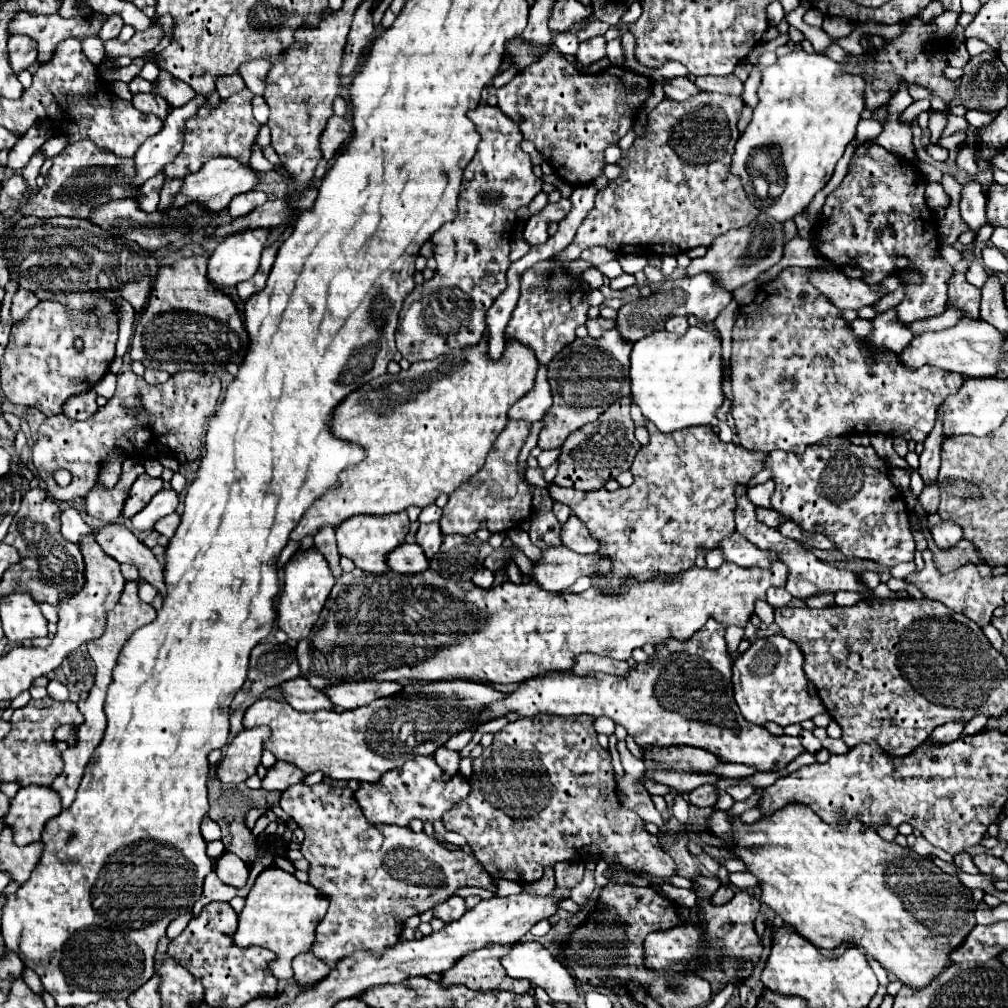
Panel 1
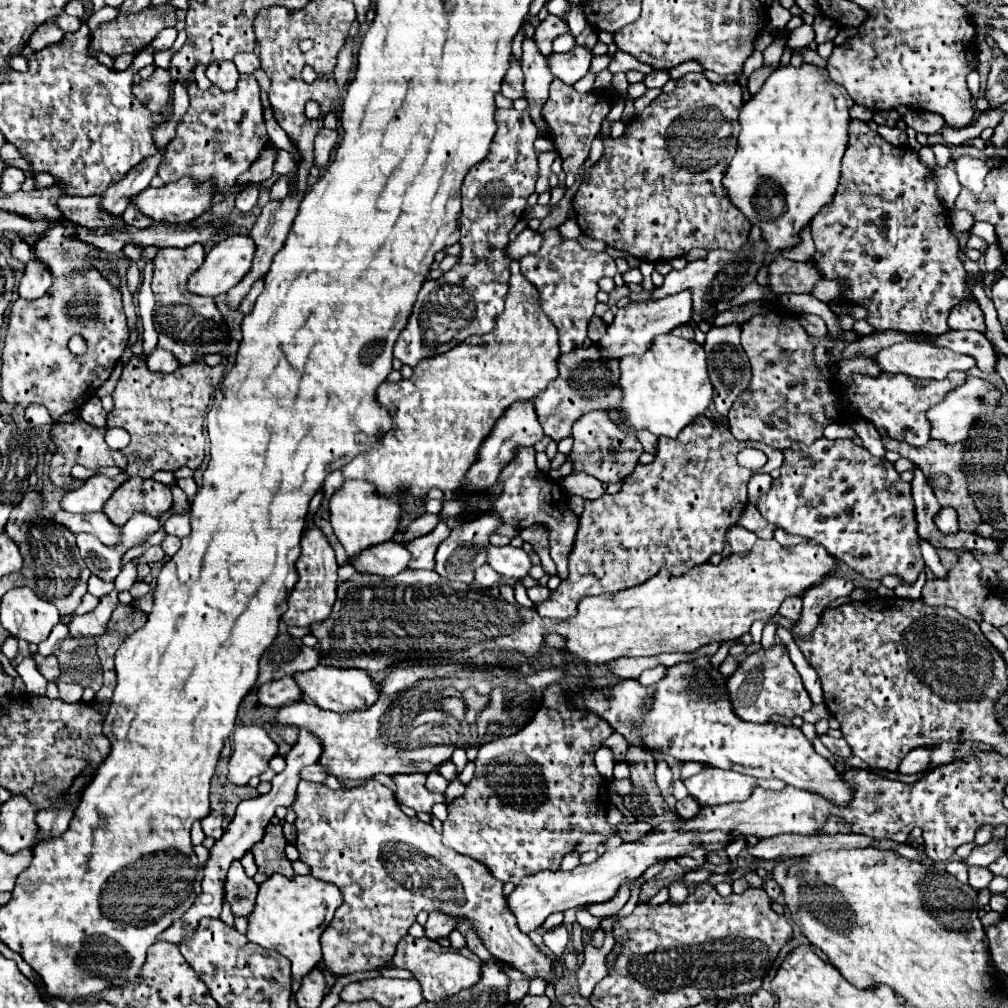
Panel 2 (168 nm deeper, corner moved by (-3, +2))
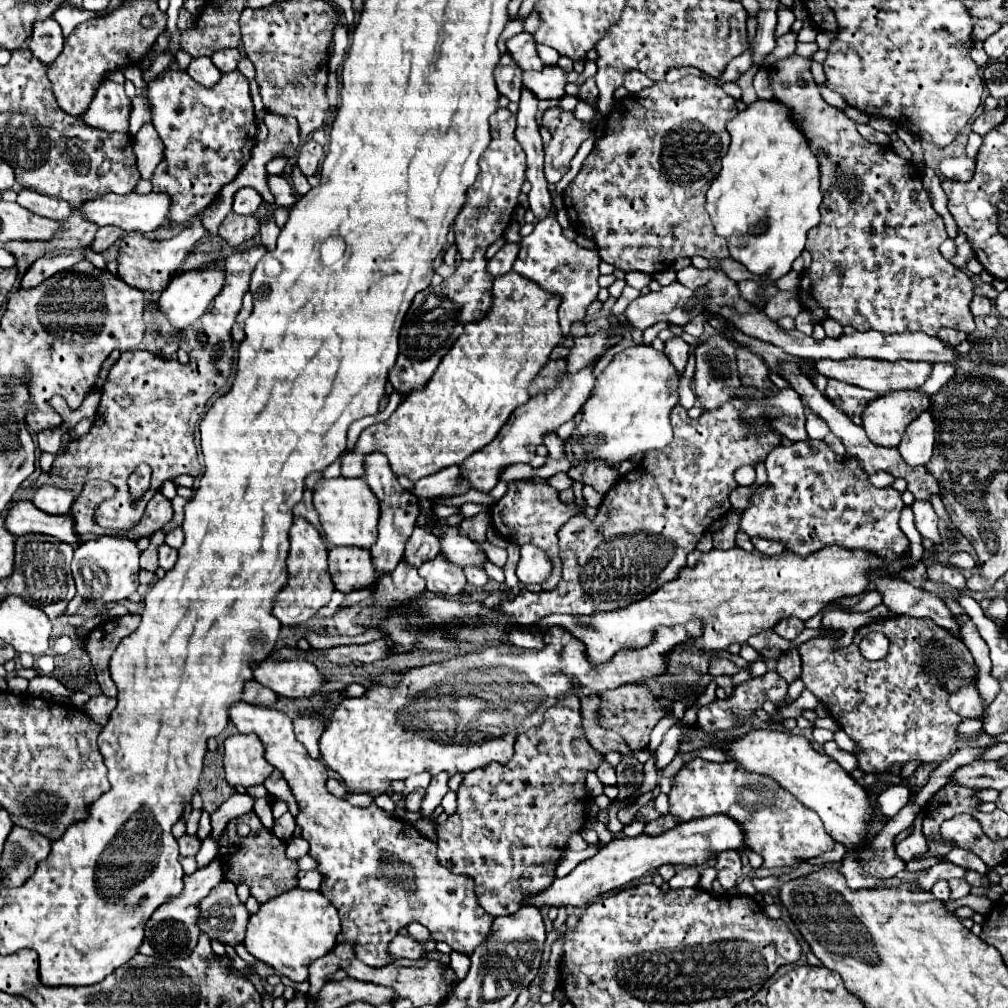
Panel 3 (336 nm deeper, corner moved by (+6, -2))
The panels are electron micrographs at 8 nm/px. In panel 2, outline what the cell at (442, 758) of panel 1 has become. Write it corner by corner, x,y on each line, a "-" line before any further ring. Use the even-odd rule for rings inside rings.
435,769
435,771
431,771
431,773
427,775
427,789
429,789
429,791
445,793
447,785
449,785
449,781
439,773
439,769

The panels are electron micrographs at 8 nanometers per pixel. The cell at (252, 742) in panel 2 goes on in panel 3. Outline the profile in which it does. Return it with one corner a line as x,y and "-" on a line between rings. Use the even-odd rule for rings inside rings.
232,735
224,741
224,771
226,781
236,787
252,787
266,781
274,771
264,757
264,745
256,735

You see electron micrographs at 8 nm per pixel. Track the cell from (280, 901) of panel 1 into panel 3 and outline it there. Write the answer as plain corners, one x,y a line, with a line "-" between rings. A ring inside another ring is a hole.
292,889
292,893
282,893
280,897
260,905
260,911
256,915
250,915
248,929
246,929
246,949
256,959
268,963
272,969
276,969
280,975
286,975
294,983
302,983
308,979
308,967
312,961
328,955
336,945
336,935
340,933
340,917
336,913
336,907
318,891
304,891
304,889

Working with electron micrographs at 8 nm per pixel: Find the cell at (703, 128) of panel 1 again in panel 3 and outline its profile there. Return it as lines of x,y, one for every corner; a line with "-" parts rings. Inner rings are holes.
694,75
676,83
658,81
648,89
628,93
622,101
614,103
604,123
604,135
586,157
578,177
564,189
564,205
568,207
572,229
596,241
602,259
624,273
642,271
654,275
668,269
678,257
700,255
706,259
726,259
726,241
712,229
712,221
704,209
704,197
728,151
730,135
726,123
736,113
734,99
722,87

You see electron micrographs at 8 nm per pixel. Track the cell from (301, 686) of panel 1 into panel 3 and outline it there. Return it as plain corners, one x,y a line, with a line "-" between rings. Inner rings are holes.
252,679
244,685
242,701
252,703
252,705
262,705
262,707
272,707
278,701
278,695
272,693
270,689
264,689
264,685
260,685

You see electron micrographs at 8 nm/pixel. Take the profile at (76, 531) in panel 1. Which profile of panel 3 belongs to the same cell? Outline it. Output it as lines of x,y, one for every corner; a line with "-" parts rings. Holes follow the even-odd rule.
100,537
96,541
88,541
74,551
72,561
72,577
76,581
76,595
88,601
94,611
94,617
100,621
108,619
106,605
114,601
128,599
138,589
138,573
140,573
140,551
134,541
126,537

